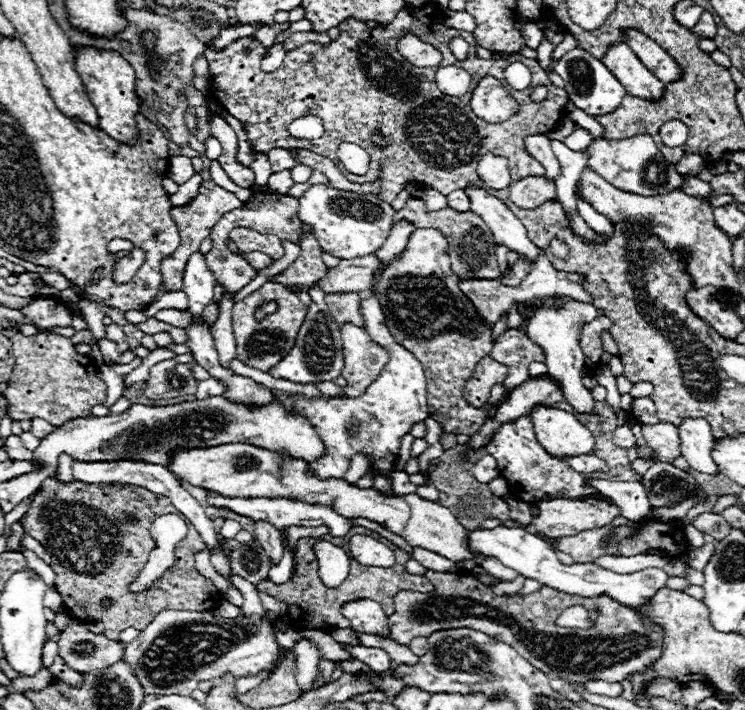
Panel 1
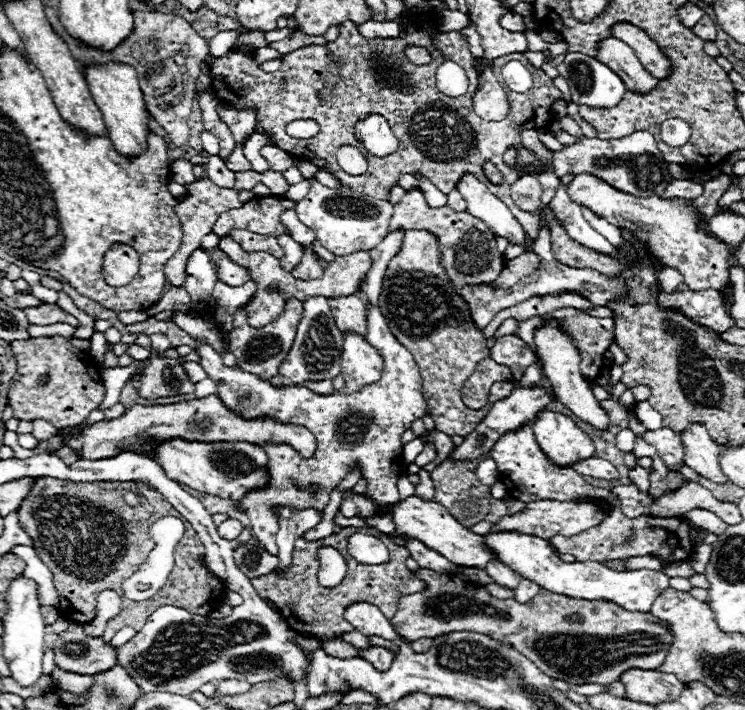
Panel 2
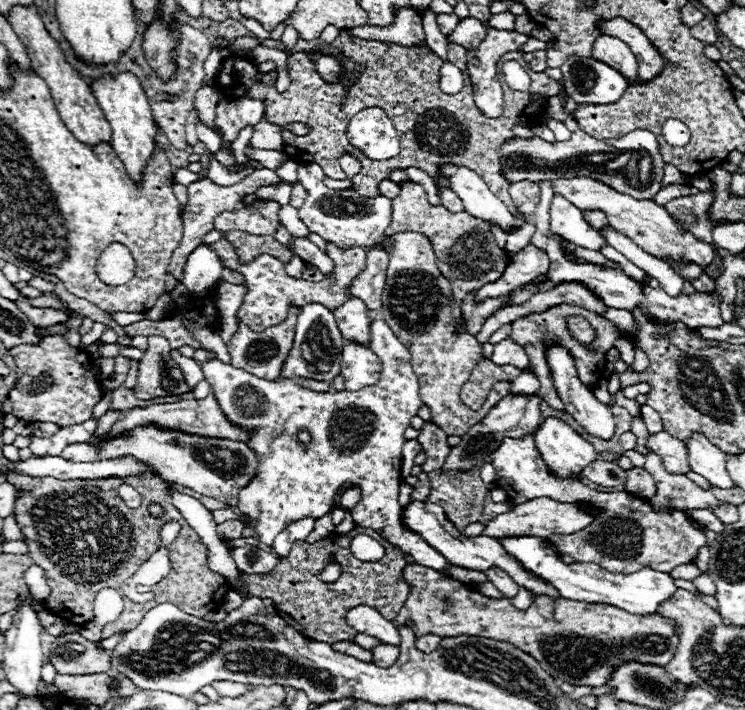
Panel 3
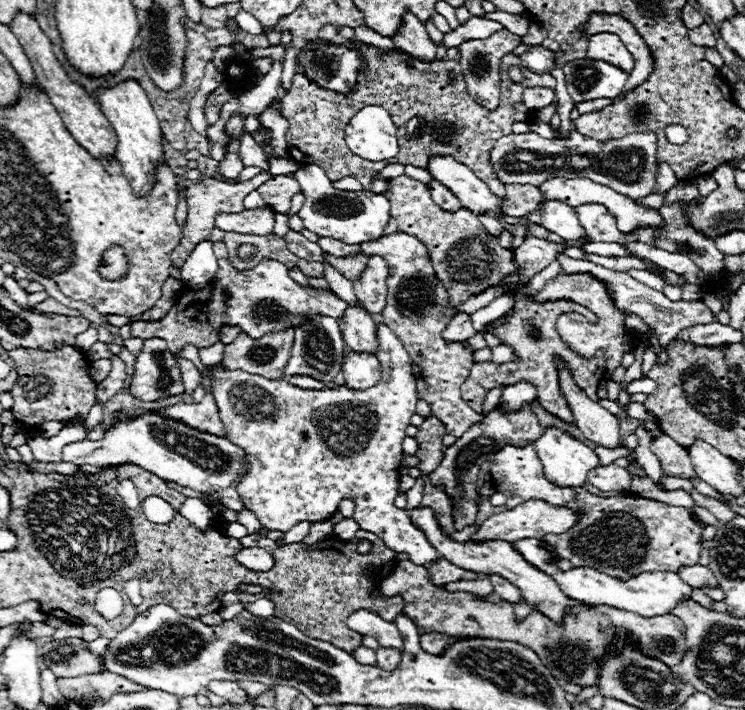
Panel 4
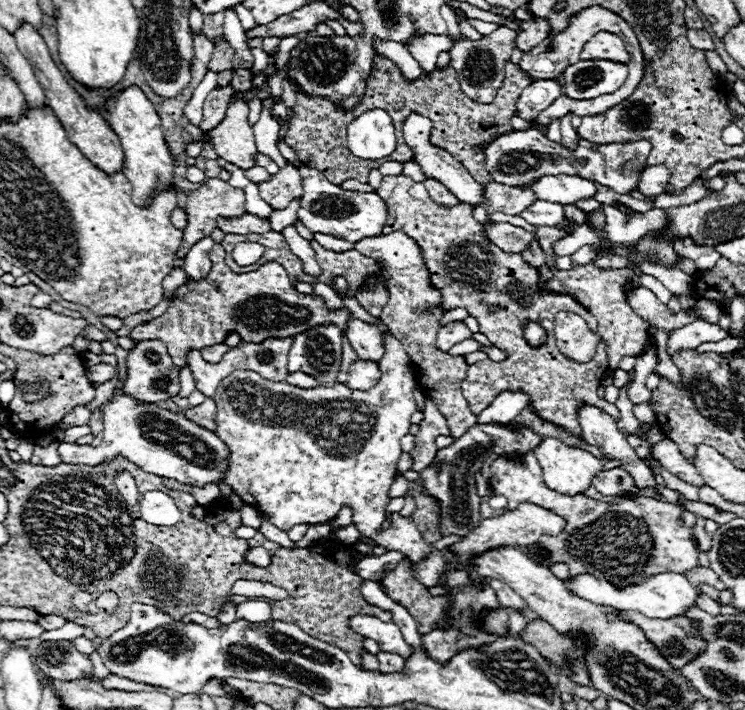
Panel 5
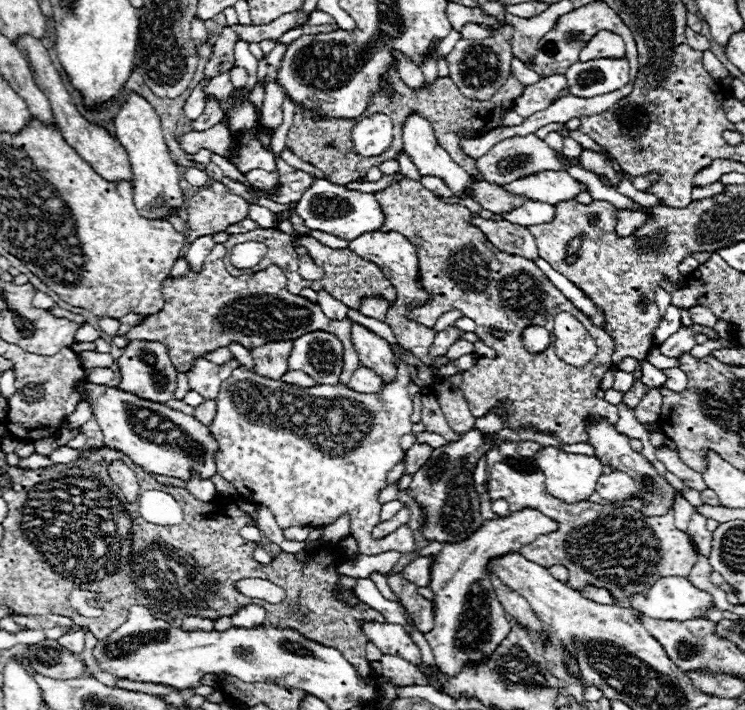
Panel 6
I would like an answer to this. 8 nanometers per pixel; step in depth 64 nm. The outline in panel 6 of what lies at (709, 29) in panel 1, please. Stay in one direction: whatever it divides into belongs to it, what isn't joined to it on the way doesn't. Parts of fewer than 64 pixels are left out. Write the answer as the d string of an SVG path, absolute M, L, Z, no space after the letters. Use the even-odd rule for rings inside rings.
M686 28L686 40L688 40L688 46L692 46L692 50L700 50L700 52L704 52L704 50L710 48L710 42L708 42L702 34L692 32L690 28Z

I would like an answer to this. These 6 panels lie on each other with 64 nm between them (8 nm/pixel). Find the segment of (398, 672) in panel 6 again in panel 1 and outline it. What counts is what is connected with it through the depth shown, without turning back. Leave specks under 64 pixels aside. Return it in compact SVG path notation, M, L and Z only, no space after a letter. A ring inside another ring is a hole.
M344 644L344 646L350 650L352 658L366 662L366 664L368 664L374 672L380 672L380 670L390 670L390 666L392 666L392 658L390 658L390 656L388 656L382 648L348 646L348 644Z

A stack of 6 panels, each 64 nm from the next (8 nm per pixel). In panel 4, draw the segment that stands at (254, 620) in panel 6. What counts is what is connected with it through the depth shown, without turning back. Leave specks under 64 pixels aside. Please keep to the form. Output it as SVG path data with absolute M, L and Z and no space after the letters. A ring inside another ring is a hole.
M267 598L258 599L252 603L245 603L244 609L252 615L261 618L268 618L274 615L274 604Z

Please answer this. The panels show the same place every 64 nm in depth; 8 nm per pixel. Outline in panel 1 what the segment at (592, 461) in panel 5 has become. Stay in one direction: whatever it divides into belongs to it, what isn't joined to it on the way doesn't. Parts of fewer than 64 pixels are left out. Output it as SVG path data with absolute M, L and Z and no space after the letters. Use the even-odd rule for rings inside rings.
M536 406L530 418L536 430L536 440L554 458L592 454L594 436L574 414L550 406Z

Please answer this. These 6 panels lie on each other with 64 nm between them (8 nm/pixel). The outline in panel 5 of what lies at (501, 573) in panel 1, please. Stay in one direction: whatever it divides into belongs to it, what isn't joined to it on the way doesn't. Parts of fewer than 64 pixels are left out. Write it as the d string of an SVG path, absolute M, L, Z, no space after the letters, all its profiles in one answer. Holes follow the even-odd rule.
M492 580L490 584L492 584L492 588L494 588L496 596L498 596L498 602L500 602L502 606L508 606L510 610L518 610L518 612L524 612L524 614L528 612L526 602L524 602L510 586L506 586L506 584L500 582L500 580Z

